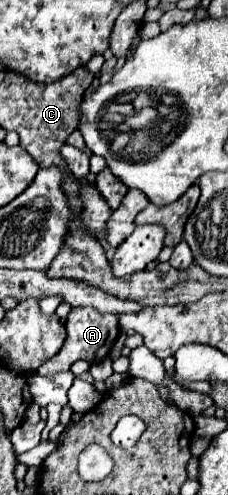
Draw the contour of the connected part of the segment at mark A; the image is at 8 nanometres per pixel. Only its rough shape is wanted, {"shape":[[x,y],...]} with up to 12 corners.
{"shape":[[71,309],[67,341],[39,375],[69,371],[75,361],[99,363],[119,329],[117,315]]}

